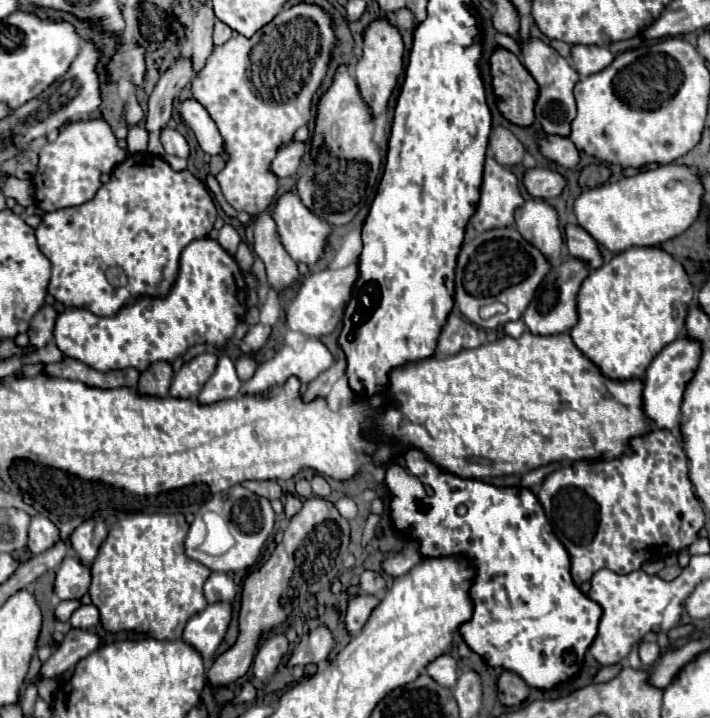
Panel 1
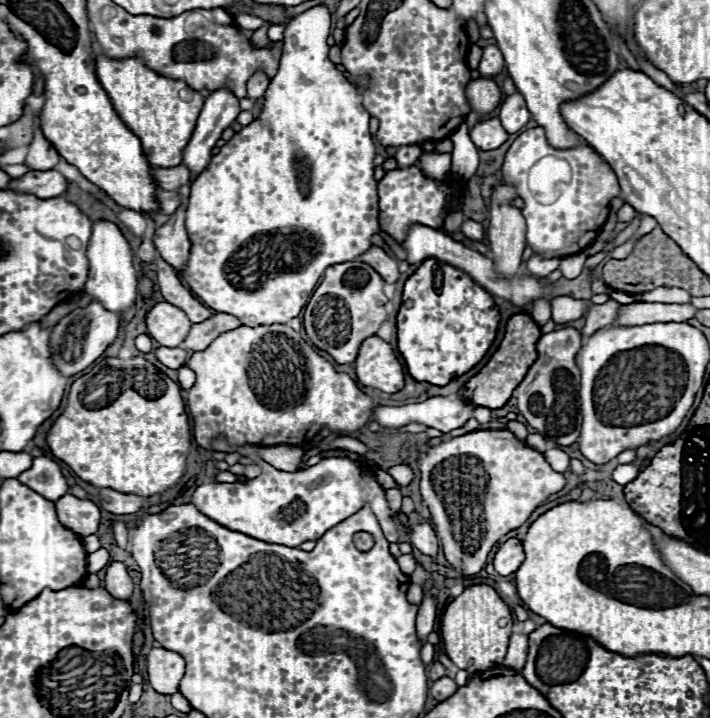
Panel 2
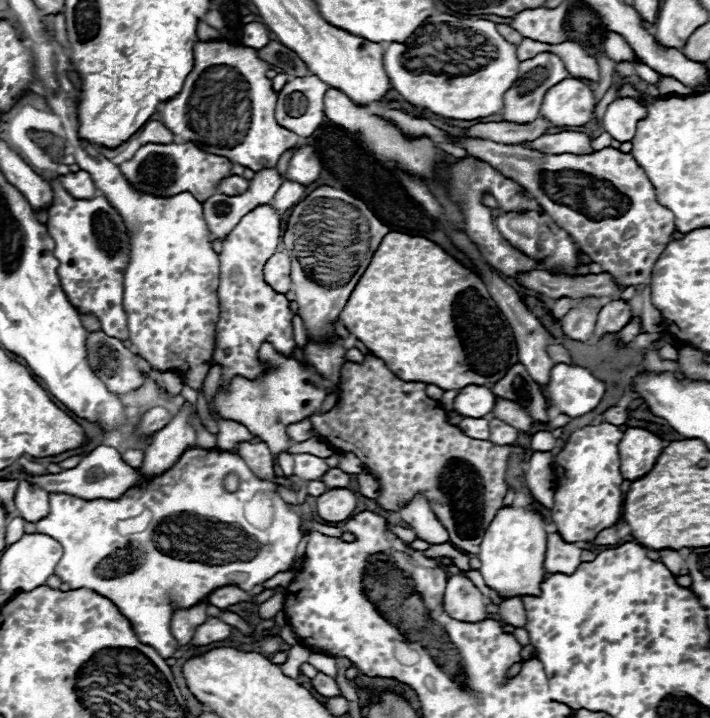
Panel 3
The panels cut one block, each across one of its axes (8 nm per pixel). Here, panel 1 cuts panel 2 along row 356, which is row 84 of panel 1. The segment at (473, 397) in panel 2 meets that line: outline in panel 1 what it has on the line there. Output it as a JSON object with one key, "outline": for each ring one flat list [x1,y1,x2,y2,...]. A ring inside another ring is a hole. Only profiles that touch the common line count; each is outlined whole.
{"outline":[[498,46,490,56,490,74,494,94,498,96,498,110,504,118,518,126,530,126,534,122,538,84,528,74,520,58]]}

